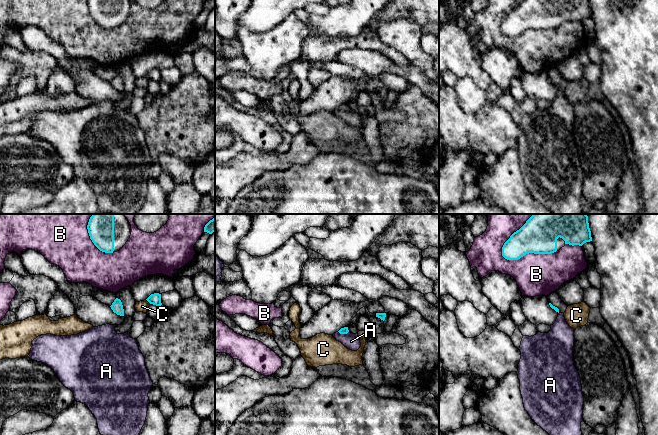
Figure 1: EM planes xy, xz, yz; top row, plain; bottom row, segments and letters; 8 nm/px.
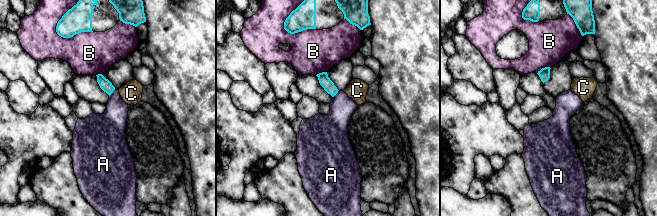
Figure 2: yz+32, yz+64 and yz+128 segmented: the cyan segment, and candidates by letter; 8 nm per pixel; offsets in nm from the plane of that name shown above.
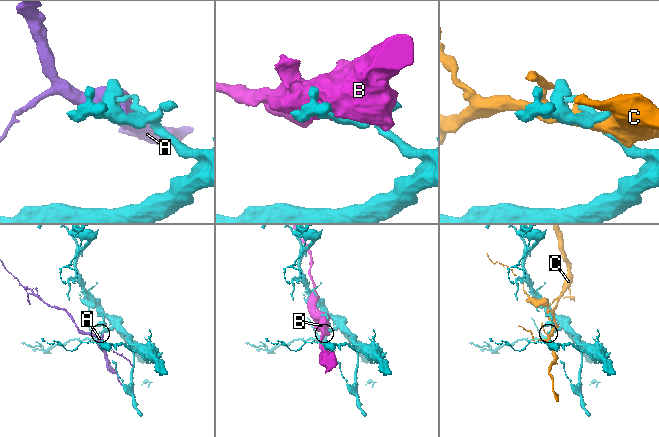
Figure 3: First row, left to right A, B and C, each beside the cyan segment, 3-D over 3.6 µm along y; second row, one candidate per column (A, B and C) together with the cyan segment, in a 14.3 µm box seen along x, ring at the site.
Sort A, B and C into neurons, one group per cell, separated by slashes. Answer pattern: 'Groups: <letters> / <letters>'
Groups: A / B / C

